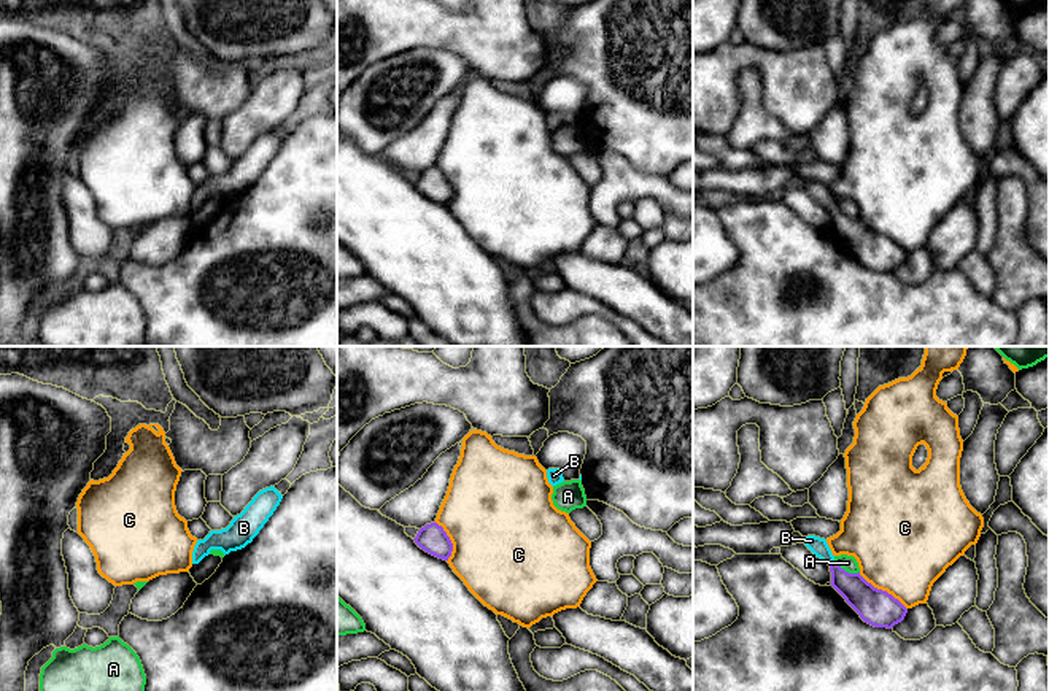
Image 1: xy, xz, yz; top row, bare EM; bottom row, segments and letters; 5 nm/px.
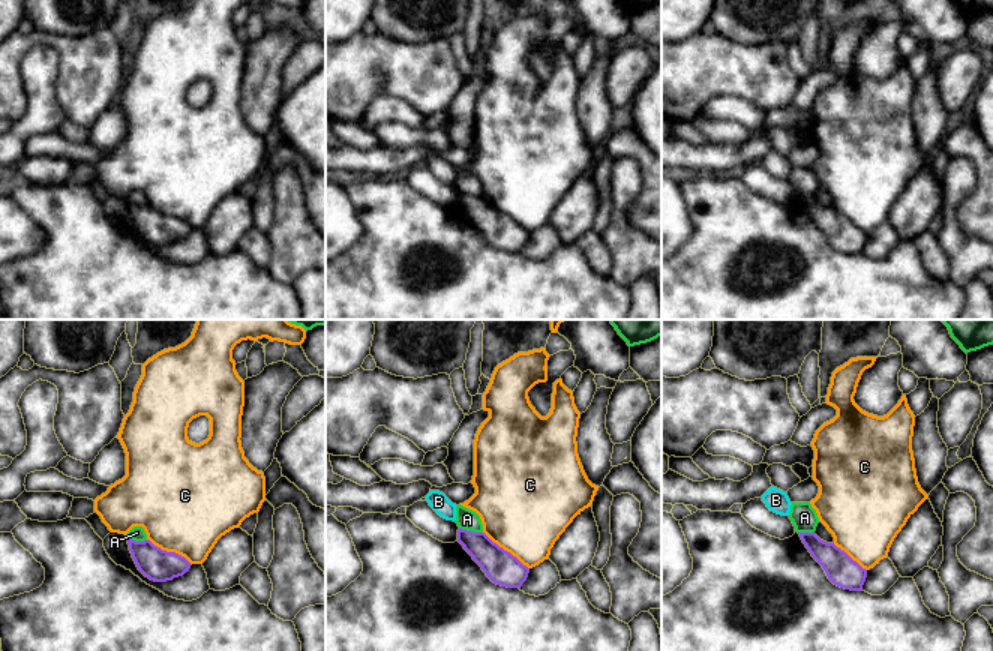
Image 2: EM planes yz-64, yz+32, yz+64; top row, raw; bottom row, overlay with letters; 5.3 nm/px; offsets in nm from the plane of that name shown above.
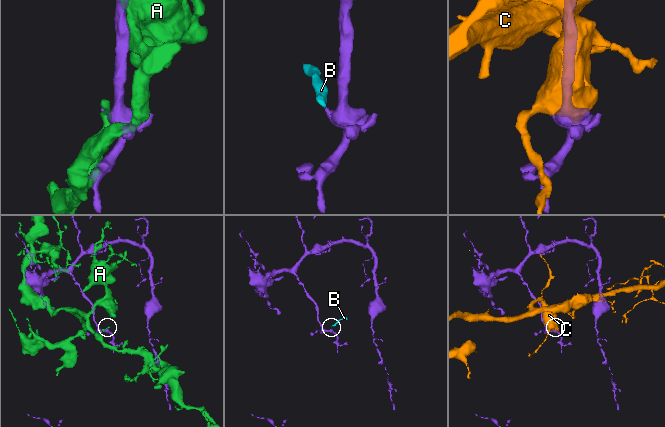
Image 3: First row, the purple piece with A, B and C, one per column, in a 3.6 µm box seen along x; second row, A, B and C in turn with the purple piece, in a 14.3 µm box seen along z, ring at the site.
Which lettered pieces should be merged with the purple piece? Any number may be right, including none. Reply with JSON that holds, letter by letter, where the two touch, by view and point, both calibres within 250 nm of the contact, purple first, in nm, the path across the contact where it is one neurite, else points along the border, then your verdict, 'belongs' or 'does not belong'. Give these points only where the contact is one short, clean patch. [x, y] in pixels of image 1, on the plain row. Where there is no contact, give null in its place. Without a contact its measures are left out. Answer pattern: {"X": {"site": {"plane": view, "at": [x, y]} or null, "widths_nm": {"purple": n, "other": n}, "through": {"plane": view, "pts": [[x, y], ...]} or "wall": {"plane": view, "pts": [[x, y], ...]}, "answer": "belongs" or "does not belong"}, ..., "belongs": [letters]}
{"A": {"site": {"plane": "yz", "at": [844, 215]}, "widths_nm": {"purple": 190, "other": 80}, "answer": "does not belong"}, "B": {"site": {"plane": "yz", "at": [832, 207]}, "widths_nm": {"purple": 160, "other": 90}, "through": {"plane": "yz", "pts": [[863, 242], [832, 207], [819, 191]]}, "answer": "belongs"}, "C": {"site": {"plane": "yz", "at": [881, 234]}, "widths_nm": {"purple": 190, "other": 480}, "answer": "does not belong"}, "belongs": ["B"]}

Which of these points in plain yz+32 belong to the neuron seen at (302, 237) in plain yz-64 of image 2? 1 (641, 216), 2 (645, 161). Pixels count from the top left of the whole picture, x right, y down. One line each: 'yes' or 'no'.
1: no
2: no

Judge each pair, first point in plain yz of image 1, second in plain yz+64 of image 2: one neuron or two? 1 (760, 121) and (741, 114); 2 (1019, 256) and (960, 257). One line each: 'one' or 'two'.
1: one
2: one

